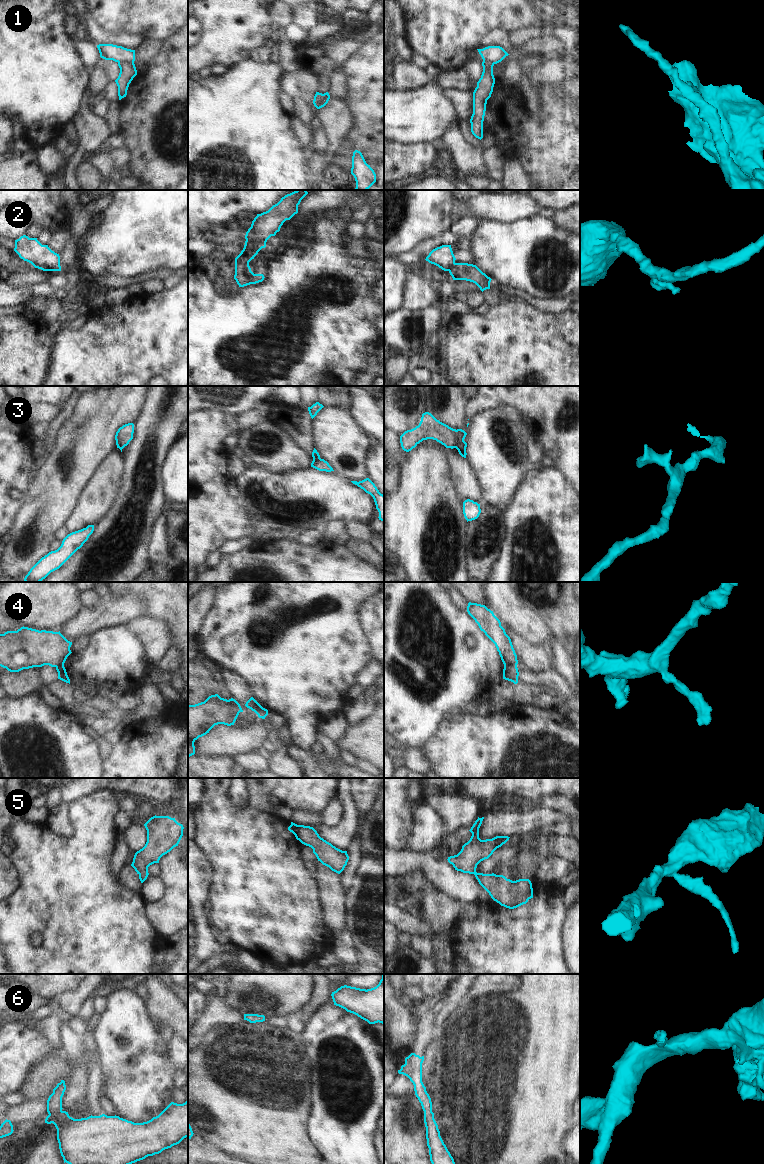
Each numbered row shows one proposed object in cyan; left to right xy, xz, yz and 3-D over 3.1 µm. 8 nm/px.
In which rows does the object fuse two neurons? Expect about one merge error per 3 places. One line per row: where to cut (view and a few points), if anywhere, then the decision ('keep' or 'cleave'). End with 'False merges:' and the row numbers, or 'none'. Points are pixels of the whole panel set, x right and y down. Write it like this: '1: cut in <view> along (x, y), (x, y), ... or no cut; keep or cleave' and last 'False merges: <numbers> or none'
1: cut in xy along (133, 61), (118, 63); cleave
2: cut in xz along (238, 255), (243, 255), (249, 261); cleave
3: cut in yz along (463, 439), (454, 447); cleave
4: cut in yz along (516, 664), (506, 664), (504, 666); cleave
5: no cut; keep
6: no cut; keep
False merges: 1, 2, 3, 4

